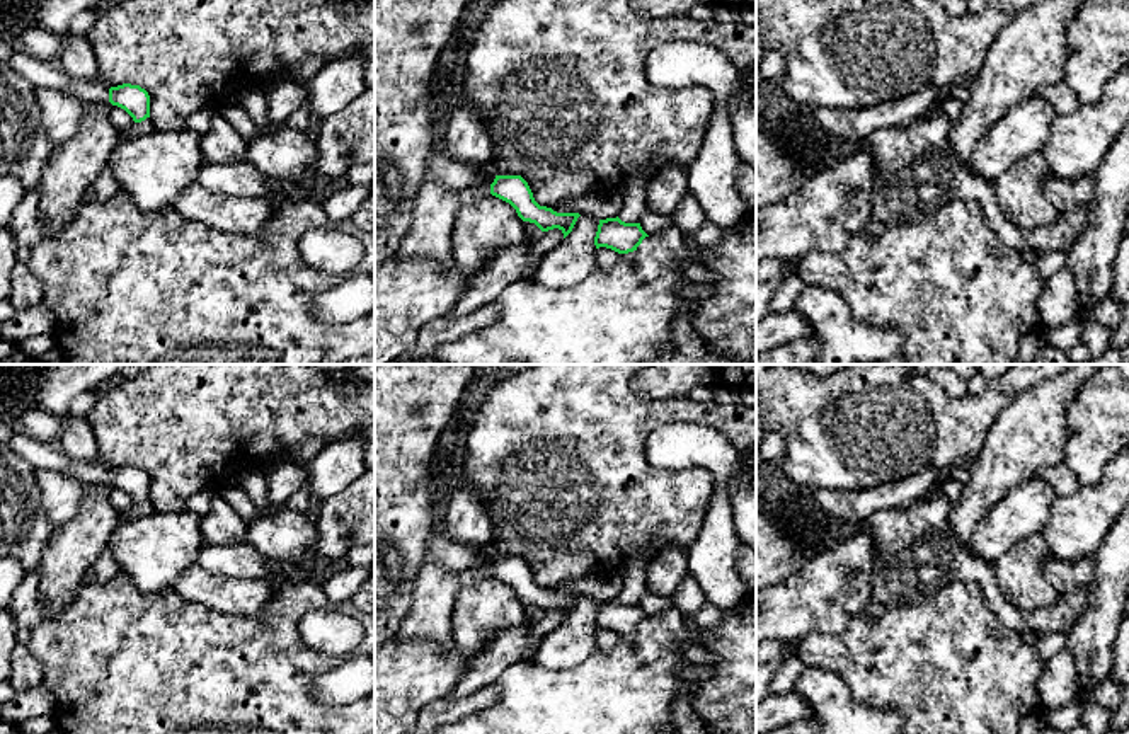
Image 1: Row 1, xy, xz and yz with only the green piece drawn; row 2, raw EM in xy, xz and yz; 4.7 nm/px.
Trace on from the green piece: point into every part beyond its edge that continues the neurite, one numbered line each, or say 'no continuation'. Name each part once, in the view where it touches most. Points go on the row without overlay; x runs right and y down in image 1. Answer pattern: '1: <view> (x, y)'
1: xy (41, 455)

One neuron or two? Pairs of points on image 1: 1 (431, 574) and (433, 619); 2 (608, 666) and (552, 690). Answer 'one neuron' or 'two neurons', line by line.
1: one neuron
2: one neuron

